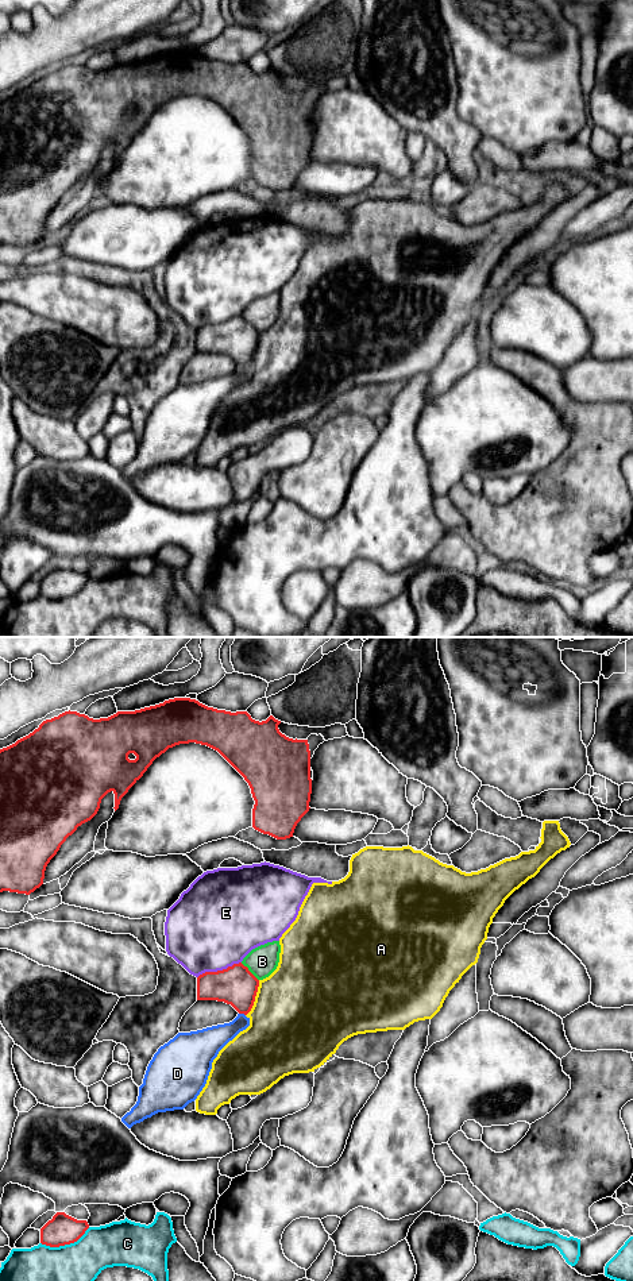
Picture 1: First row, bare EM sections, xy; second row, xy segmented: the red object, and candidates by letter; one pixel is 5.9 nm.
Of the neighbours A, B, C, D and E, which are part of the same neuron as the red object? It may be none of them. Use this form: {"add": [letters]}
{"add": ["B"]}

